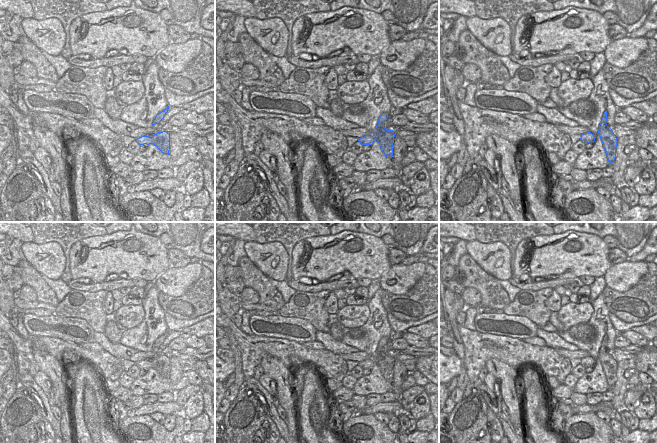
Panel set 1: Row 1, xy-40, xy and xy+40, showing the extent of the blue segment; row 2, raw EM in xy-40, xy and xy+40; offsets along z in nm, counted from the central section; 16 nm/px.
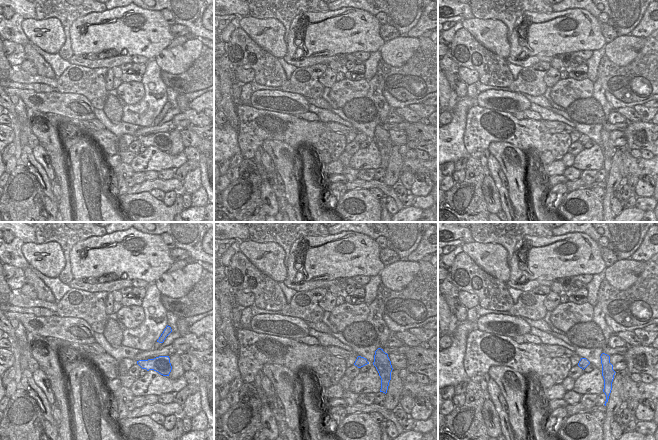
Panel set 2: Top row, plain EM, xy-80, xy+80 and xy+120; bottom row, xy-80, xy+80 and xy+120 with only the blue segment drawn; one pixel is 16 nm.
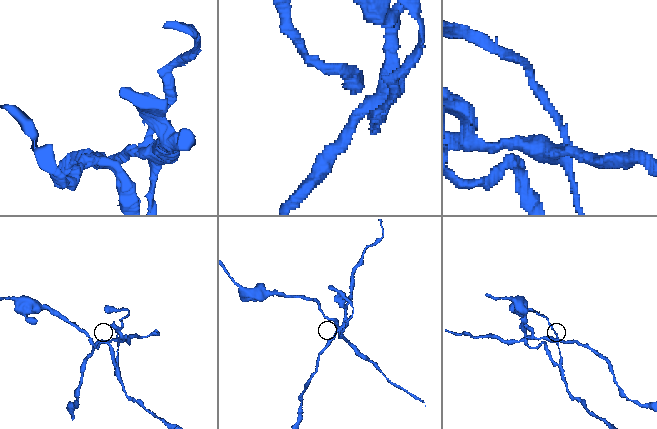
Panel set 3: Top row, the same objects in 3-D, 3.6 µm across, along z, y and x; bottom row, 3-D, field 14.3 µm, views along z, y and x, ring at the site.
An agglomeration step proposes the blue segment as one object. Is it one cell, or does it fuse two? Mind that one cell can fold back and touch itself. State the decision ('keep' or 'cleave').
cleave

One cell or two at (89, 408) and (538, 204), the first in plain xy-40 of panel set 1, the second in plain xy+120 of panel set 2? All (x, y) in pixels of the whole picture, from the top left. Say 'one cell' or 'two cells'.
one cell

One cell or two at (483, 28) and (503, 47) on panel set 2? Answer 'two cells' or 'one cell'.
one cell

